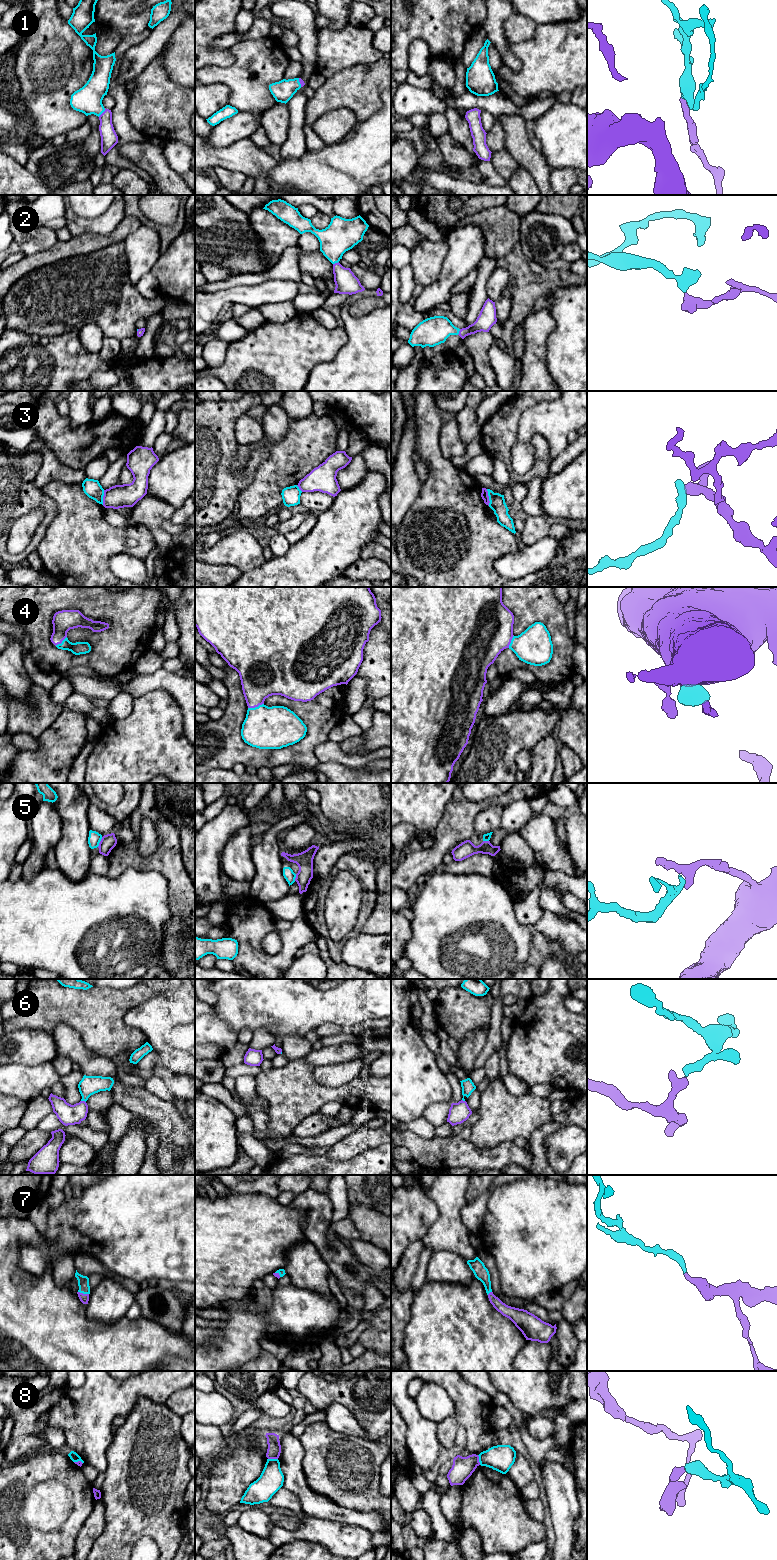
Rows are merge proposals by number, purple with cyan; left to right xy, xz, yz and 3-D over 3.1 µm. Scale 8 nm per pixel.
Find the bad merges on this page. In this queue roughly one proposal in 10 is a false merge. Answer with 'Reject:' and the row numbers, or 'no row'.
Reject: 3, 8

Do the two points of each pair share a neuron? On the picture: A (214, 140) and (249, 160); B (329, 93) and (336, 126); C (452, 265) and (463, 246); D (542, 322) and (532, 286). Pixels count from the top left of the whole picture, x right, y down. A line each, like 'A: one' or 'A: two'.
A: two
B: two
C: one
D: two

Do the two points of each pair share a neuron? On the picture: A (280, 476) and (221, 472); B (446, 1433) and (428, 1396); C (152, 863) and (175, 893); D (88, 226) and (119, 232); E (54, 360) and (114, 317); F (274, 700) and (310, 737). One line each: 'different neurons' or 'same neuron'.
A: different neurons
B: different neurons
C: same neuron
D: different neurons
E: different neurons
F: same neuron

